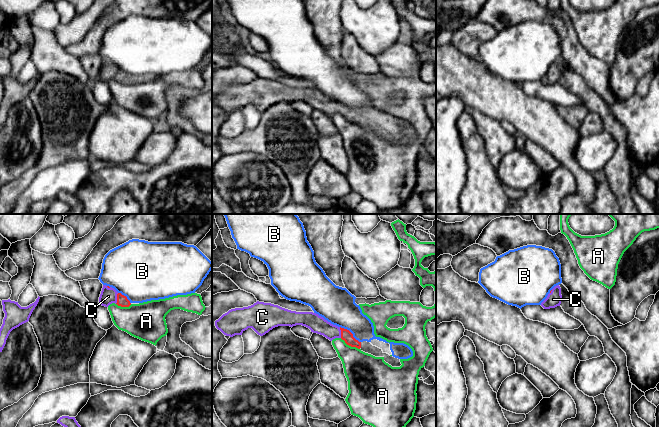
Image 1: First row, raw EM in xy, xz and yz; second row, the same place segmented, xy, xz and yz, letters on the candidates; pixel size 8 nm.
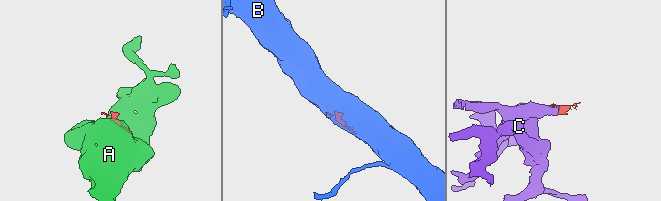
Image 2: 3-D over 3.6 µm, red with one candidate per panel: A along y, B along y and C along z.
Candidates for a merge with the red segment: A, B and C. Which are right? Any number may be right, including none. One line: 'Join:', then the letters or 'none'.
Join: C

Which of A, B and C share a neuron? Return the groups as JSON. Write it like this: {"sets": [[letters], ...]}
{"sets": [["A"], ["B"], ["C"]]}

